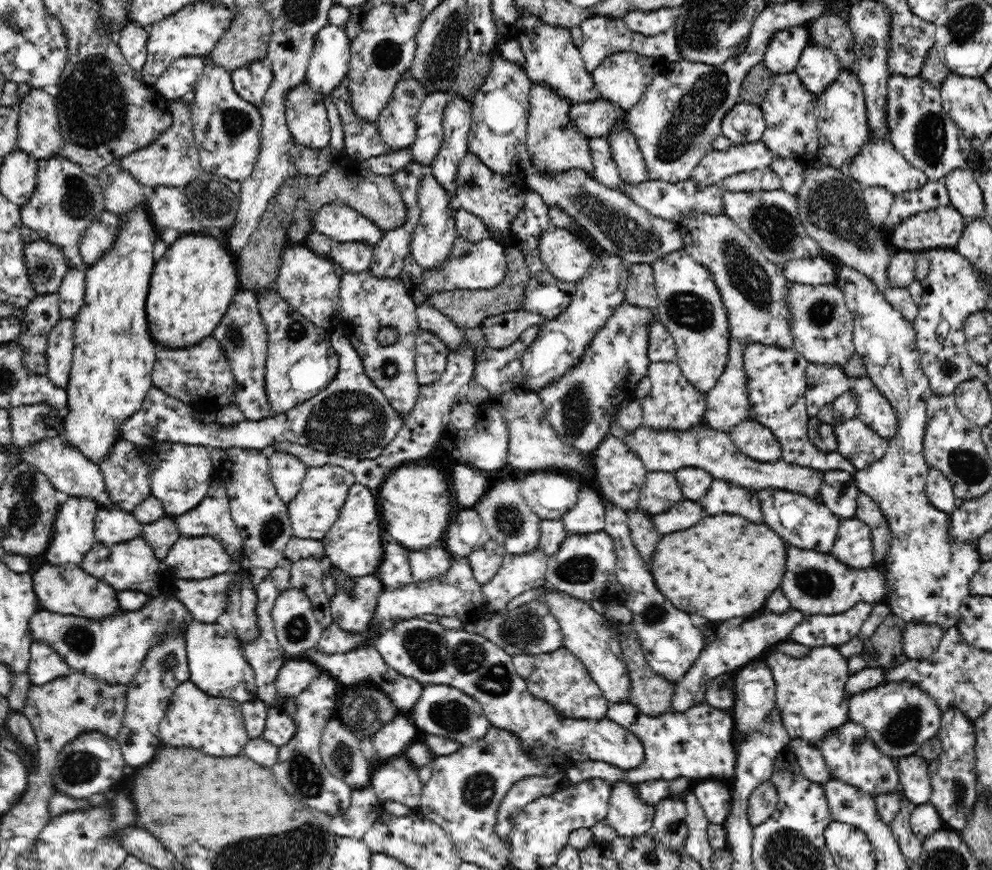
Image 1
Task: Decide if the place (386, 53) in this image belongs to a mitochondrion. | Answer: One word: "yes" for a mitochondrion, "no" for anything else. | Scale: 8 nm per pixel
yes

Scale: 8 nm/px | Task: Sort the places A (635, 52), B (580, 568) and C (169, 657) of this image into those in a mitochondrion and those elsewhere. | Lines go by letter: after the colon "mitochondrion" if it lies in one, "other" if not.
A: other
B: mitochondrion
C: mitochondrion

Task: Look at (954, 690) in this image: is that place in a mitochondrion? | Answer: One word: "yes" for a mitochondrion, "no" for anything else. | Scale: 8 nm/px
yes

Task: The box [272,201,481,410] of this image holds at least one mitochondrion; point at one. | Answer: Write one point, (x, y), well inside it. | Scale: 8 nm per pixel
(295, 328)

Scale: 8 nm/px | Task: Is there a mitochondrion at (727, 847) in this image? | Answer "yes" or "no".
no

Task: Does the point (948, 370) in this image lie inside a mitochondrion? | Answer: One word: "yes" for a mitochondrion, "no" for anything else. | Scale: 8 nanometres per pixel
yes

